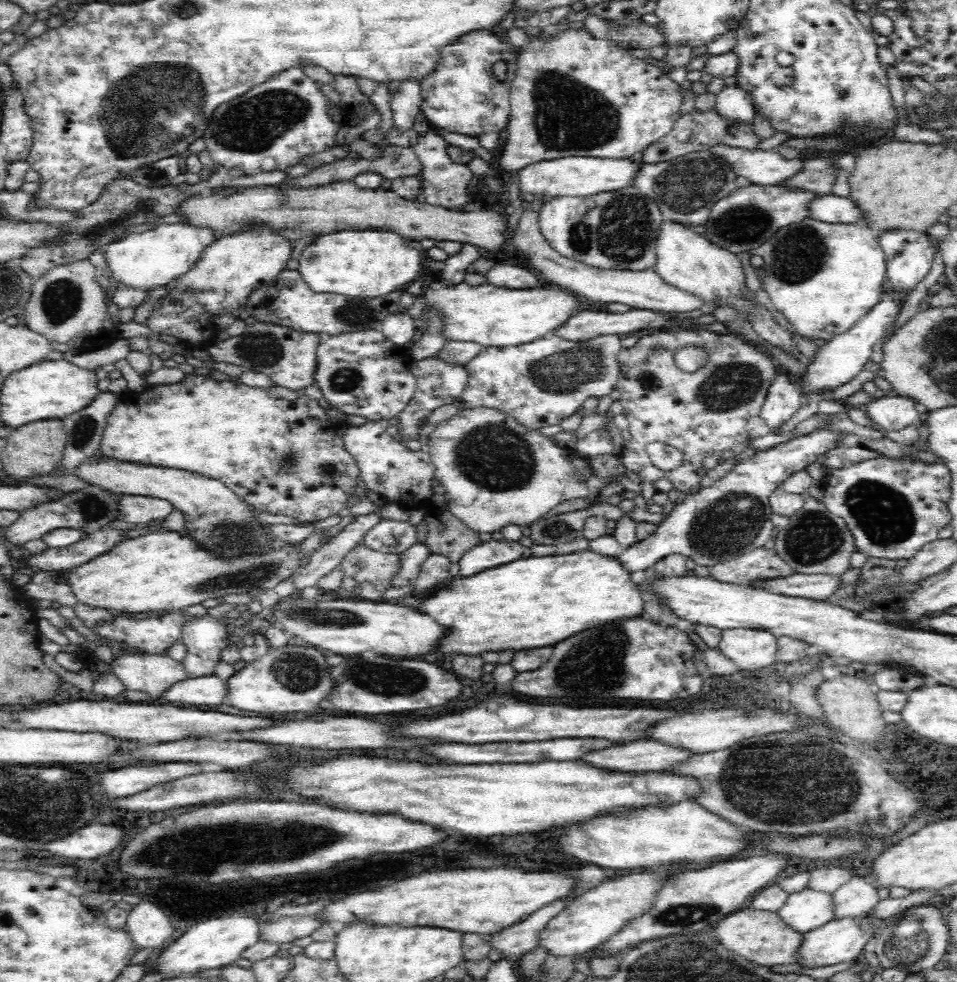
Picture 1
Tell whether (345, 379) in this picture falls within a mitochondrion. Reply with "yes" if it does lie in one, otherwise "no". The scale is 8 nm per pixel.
yes

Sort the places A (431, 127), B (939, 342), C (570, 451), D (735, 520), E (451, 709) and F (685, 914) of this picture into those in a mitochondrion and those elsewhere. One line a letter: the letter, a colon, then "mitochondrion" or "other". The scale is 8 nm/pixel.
A: other
B: mitochondrion
C: other
D: mitochondrion
E: other
F: mitochondrion

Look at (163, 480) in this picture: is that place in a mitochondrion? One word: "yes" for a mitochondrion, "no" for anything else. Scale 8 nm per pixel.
no

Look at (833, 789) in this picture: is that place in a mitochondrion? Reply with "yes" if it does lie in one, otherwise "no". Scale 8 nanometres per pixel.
yes

